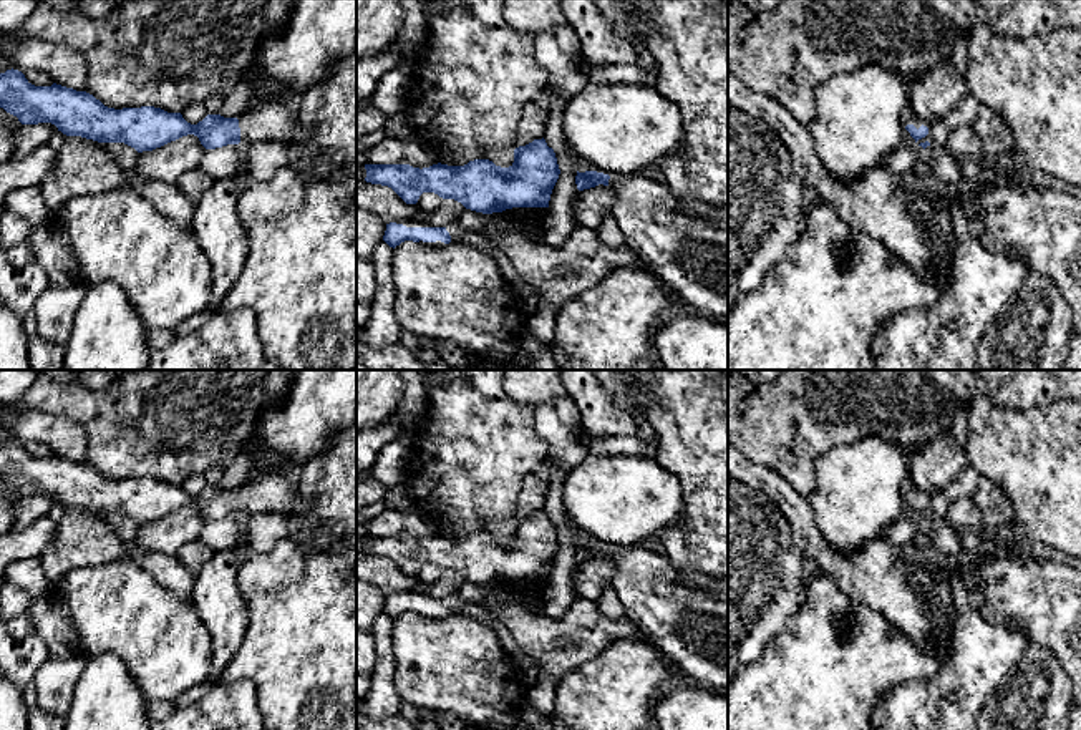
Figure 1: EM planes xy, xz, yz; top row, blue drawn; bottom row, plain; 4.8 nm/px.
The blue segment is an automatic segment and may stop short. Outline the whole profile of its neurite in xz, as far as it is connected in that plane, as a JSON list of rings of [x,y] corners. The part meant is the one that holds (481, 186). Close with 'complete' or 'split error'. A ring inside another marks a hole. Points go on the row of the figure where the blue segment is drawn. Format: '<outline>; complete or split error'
[[[534,139],[514,149],[509,168],[489,159],[464,166],[365,164],[366,182],[391,187],[406,204],[416,204],[423,192],[454,199],[466,209],[492,214],[512,207],[549,207],[560,169],[545,139]]]; complete

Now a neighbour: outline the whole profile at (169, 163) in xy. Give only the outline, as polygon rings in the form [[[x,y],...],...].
[[[182,136],[153,151],[139,153],[136,174],[149,181],[177,184],[186,173],[199,168],[204,151],[197,136]]]

